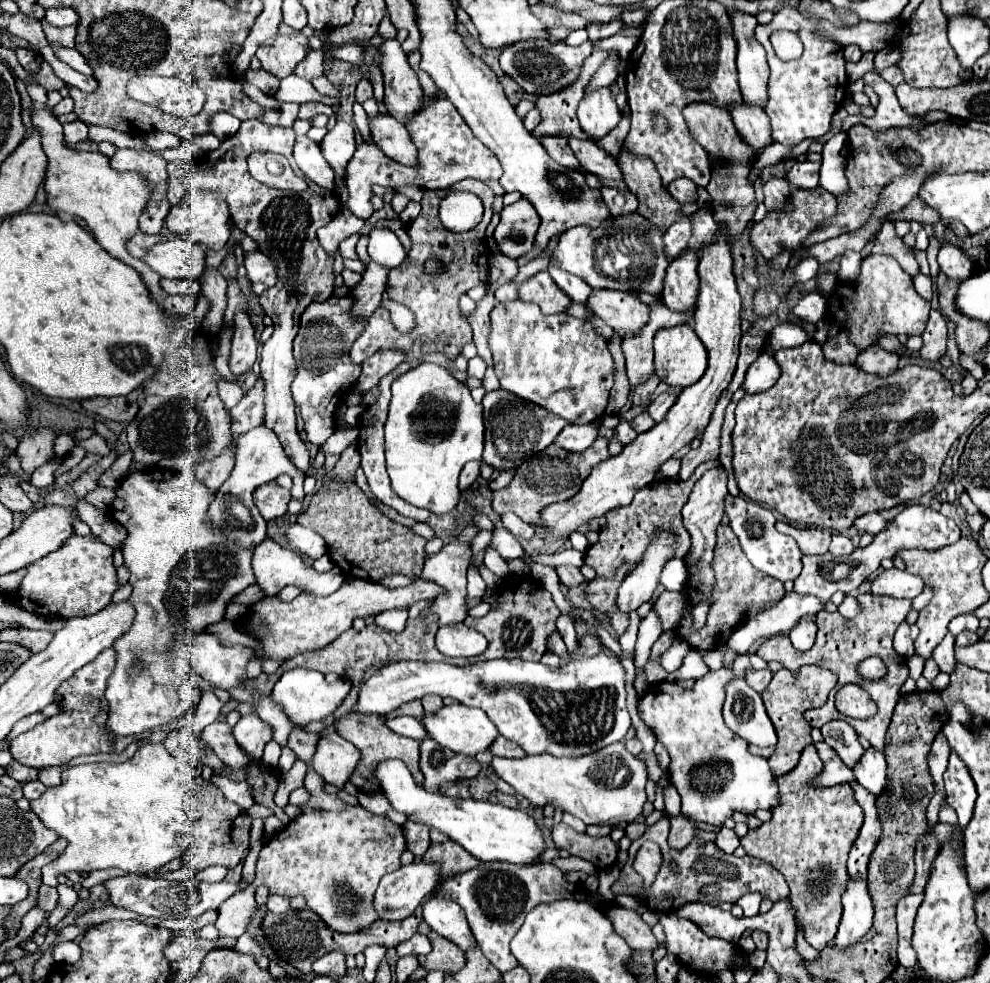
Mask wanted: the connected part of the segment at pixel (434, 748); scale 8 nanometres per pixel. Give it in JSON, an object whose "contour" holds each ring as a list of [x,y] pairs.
{"contour":[[[426,738],[420,746],[420,770],[424,774],[426,790],[440,790],[442,784],[454,780],[468,780],[478,776],[480,764],[472,756],[454,754],[438,746],[438,742]]]}

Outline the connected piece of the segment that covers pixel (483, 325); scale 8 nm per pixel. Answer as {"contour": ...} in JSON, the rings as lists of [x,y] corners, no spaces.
{"contour":[[[488,292],[482,300],[476,302],[474,312],[466,314],[462,312],[462,316],[468,320],[472,332],[474,332],[474,344],[478,348],[478,356],[484,358],[486,364],[492,366],[492,354],[488,348],[488,334],[490,334],[490,312],[496,306],[496,298],[492,292]]]}

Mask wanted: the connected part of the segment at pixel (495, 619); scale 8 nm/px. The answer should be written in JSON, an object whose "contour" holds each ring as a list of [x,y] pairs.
{"contour":[[[508,574],[498,588],[498,606],[492,608],[482,618],[468,616],[466,624],[482,632],[488,640],[488,648],[474,660],[494,660],[494,658],[522,658],[538,662],[546,652],[546,636],[556,630],[556,618],[560,610],[556,608],[552,594],[542,588],[542,584],[530,576]]]}

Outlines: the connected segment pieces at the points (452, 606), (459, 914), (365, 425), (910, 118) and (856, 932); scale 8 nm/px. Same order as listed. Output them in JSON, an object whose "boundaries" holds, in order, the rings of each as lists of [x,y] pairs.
{"boundaries":[[[[450,542],[446,544],[438,554],[430,556],[424,564],[422,570],[422,578],[424,580],[432,580],[438,586],[442,586],[446,592],[440,594],[434,604],[432,604],[432,612],[438,615],[438,626],[458,624],[464,622],[468,616],[468,602],[466,602],[466,570],[468,570],[468,562],[470,562],[470,546],[462,544],[462,542]]],[[[426,898],[422,902],[426,924],[440,936],[454,942],[462,952],[476,946],[476,938],[466,922],[464,910],[446,898]]],[[[398,366],[394,372],[390,372],[388,376],[384,376],[380,380],[380,398],[376,404],[368,406],[360,418],[360,440],[358,440],[358,450],[362,454],[362,470],[368,478],[368,484],[370,484],[370,490],[374,492],[374,496],[384,502],[386,506],[394,508],[398,514],[402,516],[408,516],[408,518],[414,518],[414,520],[420,520],[424,522],[428,518],[428,512],[426,510],[418,510],[416,506],[410,506],[406,502],[402,502],[402,498],[398,498],[394,494],[394,490],[390,488],[390,480],[388,480],[388,472],[386,472],[386,460],[384,460],[384,422],[386,422],[386,416],[388,416],[388,406],[390,406],[390,384],[394,378],[398,378],[402,374],[402,366]]],[[[876,72],[864,74],[864,84],[872,86],[880,98],[880,104],[876,106],[876,114],[872,116],[872,130],[886,130],[886,128],[896,128],[896,126],[922,130],[928,124],[922,116],[902,110],[902,106],[896,100],[894,88],[886,84]]],[[[848,878],[846,890],[842,892],[842,922],[838,928],[838,934],[832,942],[836,948],[846,948],[856,944],[870,928],[872,928],[872,896],[868,890],[868,880]]]]}

